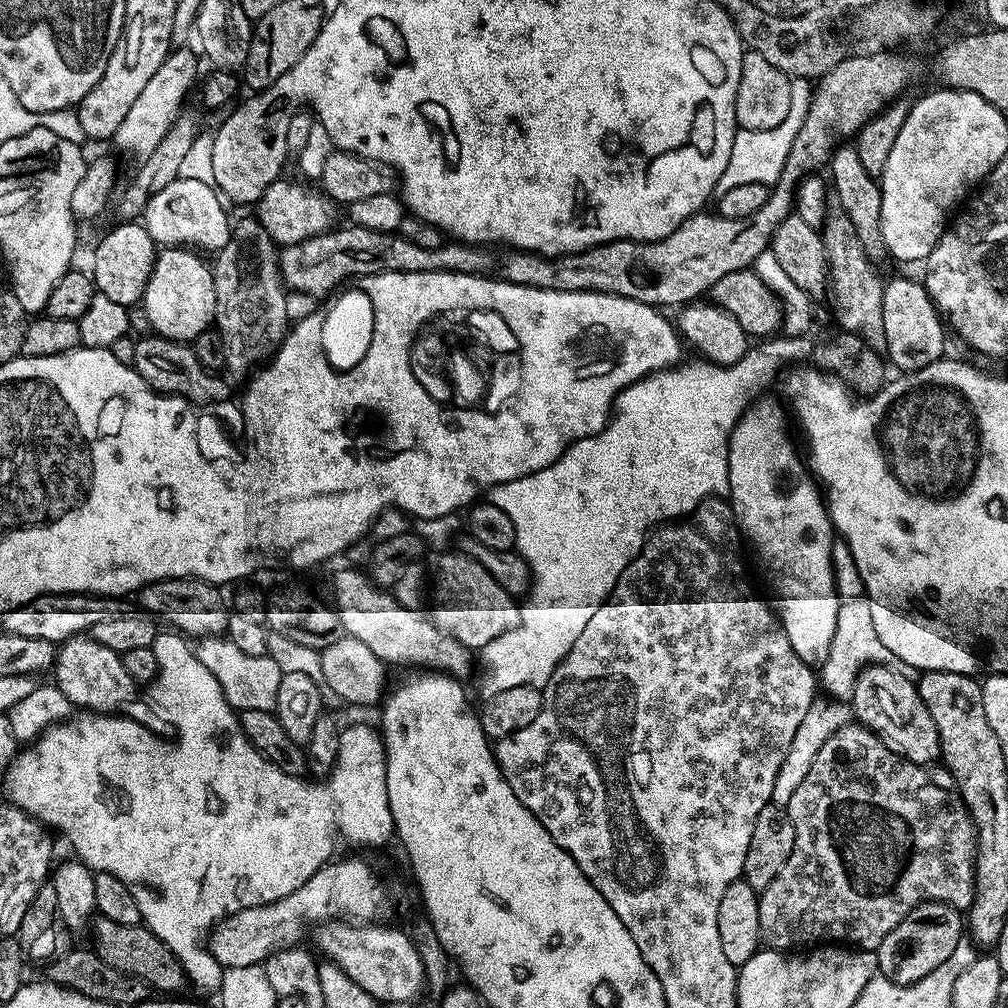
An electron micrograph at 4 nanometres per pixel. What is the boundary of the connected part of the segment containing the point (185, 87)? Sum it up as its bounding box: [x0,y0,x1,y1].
[113,47,200,160]

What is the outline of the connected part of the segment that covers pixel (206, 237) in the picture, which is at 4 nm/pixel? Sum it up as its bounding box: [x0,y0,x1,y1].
[142,177,233,250]

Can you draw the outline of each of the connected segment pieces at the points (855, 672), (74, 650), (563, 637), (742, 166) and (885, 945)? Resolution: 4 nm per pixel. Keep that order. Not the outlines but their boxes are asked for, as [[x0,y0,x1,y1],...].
[[818,597,893,699],[54,634,138,714],[478,334,813,698],[714,76,815,197],[875,900,966,985]]

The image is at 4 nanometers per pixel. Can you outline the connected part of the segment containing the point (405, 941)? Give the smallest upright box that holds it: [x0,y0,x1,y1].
[319,922,425,1005]

